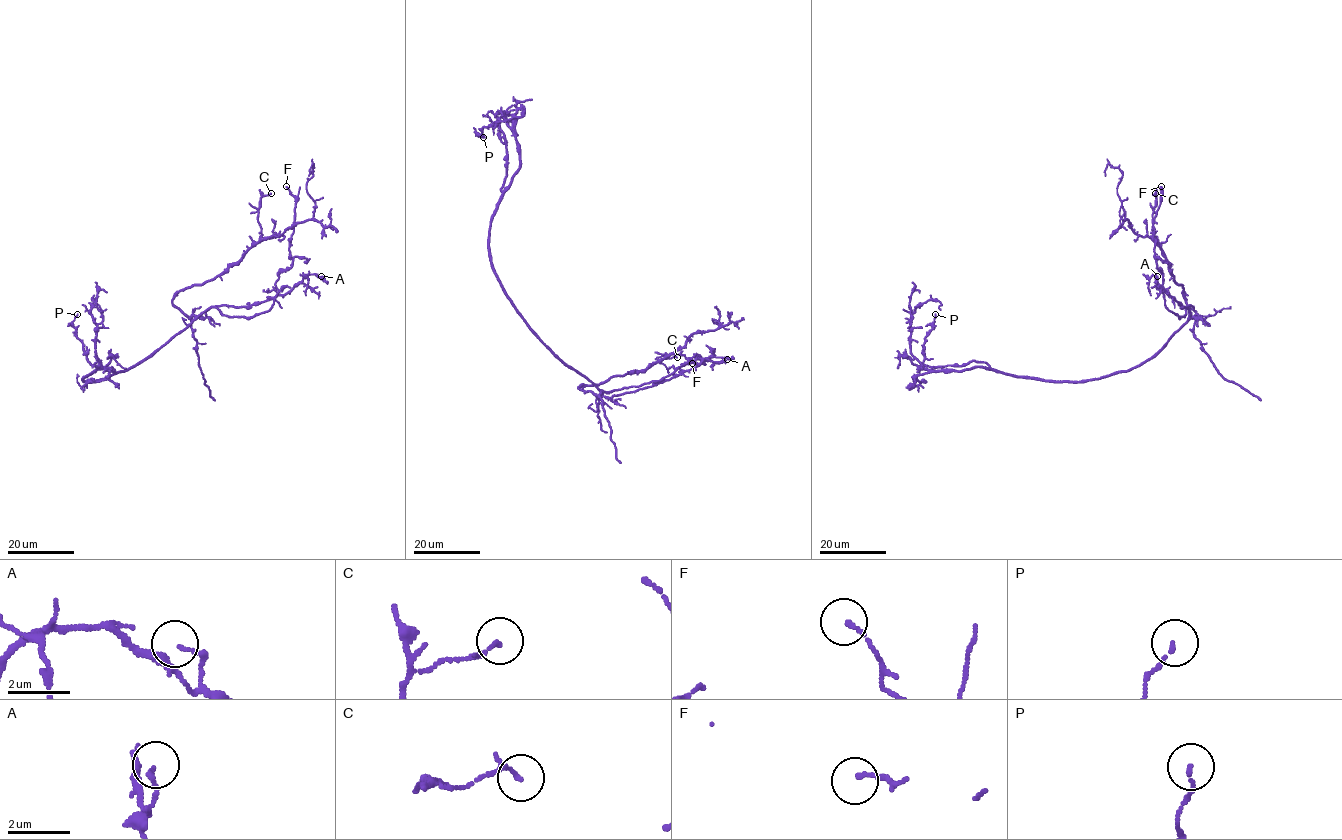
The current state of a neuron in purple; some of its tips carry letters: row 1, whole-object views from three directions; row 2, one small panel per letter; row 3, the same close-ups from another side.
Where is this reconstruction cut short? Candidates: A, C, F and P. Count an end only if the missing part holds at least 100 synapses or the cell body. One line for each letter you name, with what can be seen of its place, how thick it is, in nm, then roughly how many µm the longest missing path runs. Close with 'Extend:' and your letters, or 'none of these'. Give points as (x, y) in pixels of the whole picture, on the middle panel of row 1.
Extend: none of these

